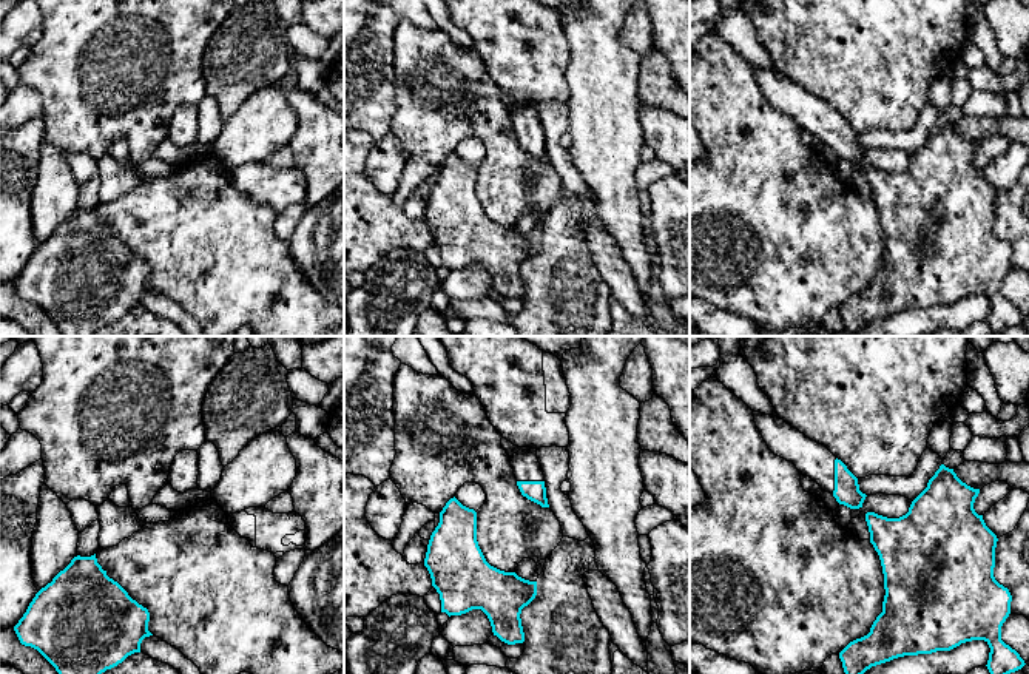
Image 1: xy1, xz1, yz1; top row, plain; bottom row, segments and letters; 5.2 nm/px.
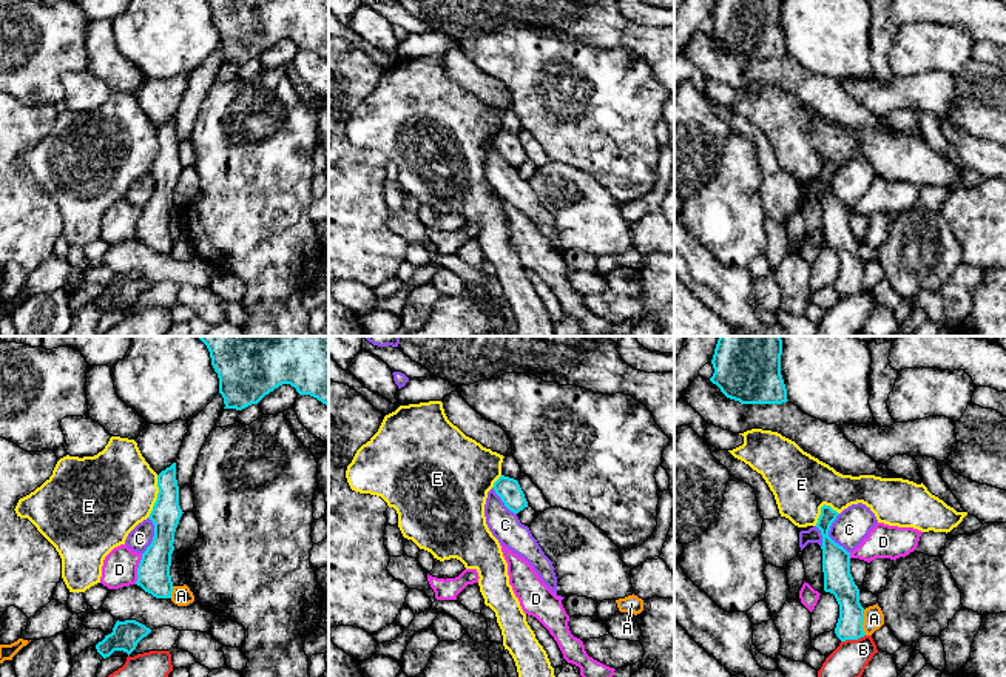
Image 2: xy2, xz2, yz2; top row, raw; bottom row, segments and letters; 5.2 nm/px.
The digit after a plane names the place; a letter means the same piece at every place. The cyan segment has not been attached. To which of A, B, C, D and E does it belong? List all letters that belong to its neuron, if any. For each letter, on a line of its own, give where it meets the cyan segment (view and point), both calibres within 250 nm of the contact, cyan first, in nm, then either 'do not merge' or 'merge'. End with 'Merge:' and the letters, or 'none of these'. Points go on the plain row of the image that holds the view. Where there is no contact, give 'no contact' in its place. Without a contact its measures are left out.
A: meets cyan in yz2 at (863, 275); 150 nm thick on the cyan side, 110 nm on the other; do not merge
B: meets cyan in yz2 at (852, 293); 140 nm thick on the cyan side, 190 nm on the other; do not merge
C: meets cyan in yz2 at (827, 190); 150 nm thick on the cyan side, 180 nm on the other; do not merge
D: meets cyan in xy2 at (138, 224); 180 nm thick on the cyan side, 180 nm on the other; do not merge
E: meets cyan in xy2 at (158, 151); 150 nm thick on the cyan side, 420 nm on the other; do not merge
Merge: none of these

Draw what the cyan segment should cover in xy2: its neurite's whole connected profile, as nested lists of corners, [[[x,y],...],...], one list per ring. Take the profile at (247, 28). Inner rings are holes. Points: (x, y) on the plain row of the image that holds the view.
[[[207,0],[224,63],[258,59],[282,39],[329,60],[329,0]]]

